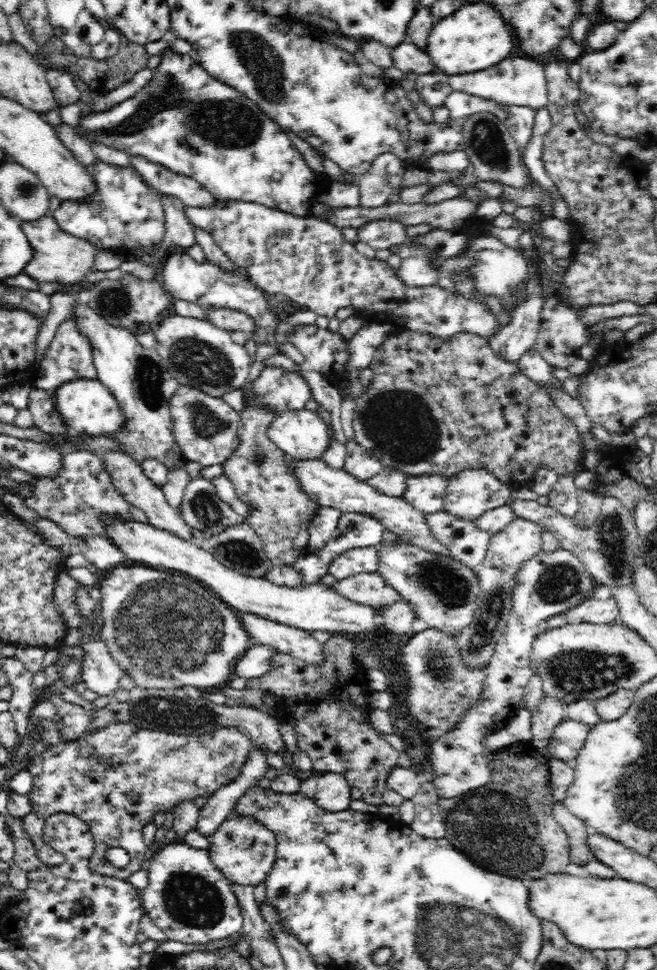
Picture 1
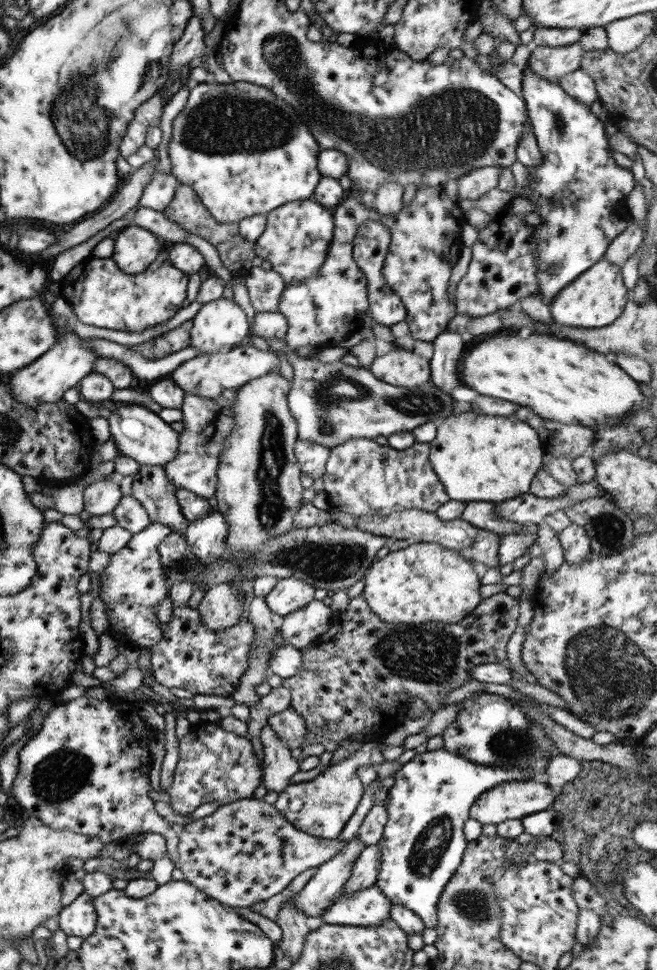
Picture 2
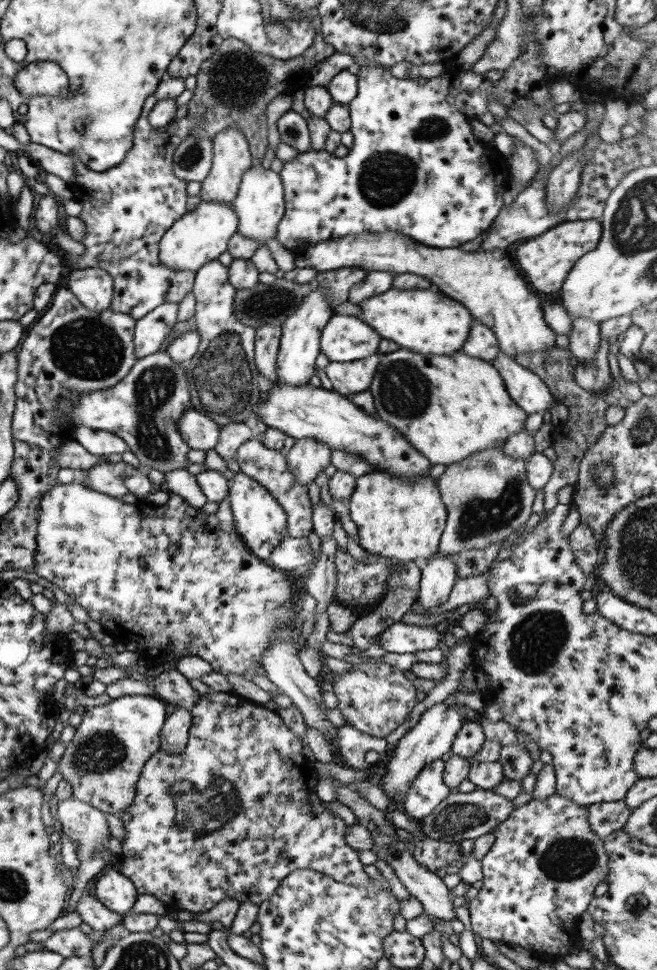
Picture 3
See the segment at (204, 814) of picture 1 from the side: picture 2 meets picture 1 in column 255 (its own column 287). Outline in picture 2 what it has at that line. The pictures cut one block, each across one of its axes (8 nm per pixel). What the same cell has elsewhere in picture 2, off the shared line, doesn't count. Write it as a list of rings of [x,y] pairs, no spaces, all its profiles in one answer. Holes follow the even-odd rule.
[[[268,722],[260,731],[263,745],[263,783],[270,792],[280,794],[290,784],[290,778],[299,771],[297,756],[272,730]]]

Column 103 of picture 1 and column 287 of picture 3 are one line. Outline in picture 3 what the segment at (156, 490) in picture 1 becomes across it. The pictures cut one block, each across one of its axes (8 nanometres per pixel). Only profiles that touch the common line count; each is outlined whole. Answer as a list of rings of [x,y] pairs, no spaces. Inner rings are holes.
[[[304,437],[296,439],[296,442],[286,452],[289,470],[296,479],[304,485],[309,484],[331,464],[332,449],[330,445]]]

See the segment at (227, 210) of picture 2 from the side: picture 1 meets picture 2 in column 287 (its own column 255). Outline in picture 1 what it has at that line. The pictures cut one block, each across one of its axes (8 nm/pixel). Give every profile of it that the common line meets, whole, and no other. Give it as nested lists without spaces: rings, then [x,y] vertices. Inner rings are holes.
[[[170,46],[160,55],[151,80],[133,97],[106,111],[83,112],[78,126],[74,127],[77,134],[89,143],[95,140],[131,156],[142,155],[172,172],[193,178],[217,200],[255,202],[304,218],[310,216],[318,194],[326,192],[332,182],[326,173],[318,174],[308,167],[288,134],[254,101],[216,80],[190,54],[176,54]]]

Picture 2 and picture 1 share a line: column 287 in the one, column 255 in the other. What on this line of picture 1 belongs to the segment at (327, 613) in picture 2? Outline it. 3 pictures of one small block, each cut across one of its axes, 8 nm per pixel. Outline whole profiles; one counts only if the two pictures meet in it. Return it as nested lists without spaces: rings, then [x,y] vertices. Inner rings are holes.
[[[239,614],[242,626],[248,631],[248,634],[251,636],[251,641],[256,640],[257,643],[268,645],[268,647],[276,649],[277,652],[298,658],[308,664],[322,664],[322,660],[326,658],[323,645],[318,643],[318,640],[312,637],[308,631],[271,622],[256,614]]]

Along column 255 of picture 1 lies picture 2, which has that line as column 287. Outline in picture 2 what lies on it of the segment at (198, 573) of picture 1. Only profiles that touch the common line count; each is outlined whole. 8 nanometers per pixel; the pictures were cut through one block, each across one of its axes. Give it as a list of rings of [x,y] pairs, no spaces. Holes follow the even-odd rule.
[[[294,577],[281,578],[265,596],[265,601],[272,613],[278,618],[283,618],[312,601],[314,591],[314,586],[303,580]]]

